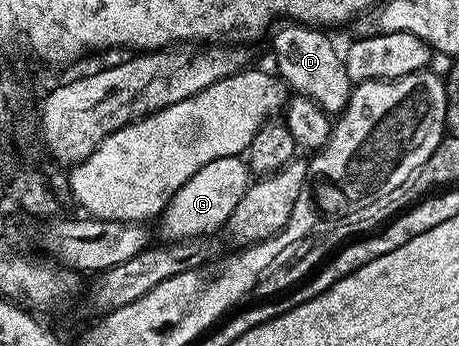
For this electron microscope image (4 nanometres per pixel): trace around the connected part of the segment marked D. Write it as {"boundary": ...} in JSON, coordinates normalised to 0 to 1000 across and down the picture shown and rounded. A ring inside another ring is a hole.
{"boundary":[[[645,61],[623,64],[608,78],[593,92],[595,171],[603,179],[601,214],[645,272],[686,292],[686,303],[702,309],[717,335],[741,332],[773,249],[756,223],[745,150],[734,150],[732,130],[708,104],[715,98],[706,87]]]}

